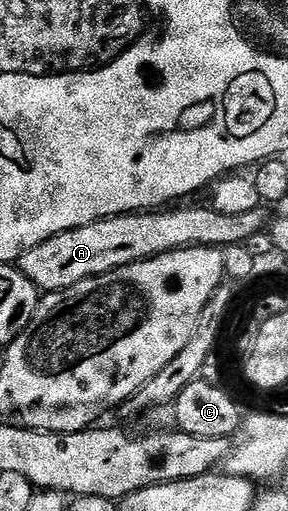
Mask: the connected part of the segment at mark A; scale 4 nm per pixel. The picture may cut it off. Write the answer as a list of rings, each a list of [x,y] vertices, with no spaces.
[[[263,205],[251,209],[249,213],[220,213],[213,206],[206,207],[182,207],[179,211],[174,209],[162,209],[157,213],[131,213],[129,215],[114,215],[110,219],[101,219],[92,225],[84,225],[80,229],[68,229],[64,233],[56,233],[48,237],[48,241],[40,241],[40,245],[32,245],[28,253],[18,258],[16,264],[18,270],[32,281],[32,285],[38,287],[39,292],[49,293],[52,291],[63,291],[88,277],[103,275],[109,271],[120,269],[124,265],[132,265],[141,259],[151,259],[157,255],[163,255],[169,251],[179,251],[181,247],[217,247],[225,249],[245,243],[248,237],[267,230],[272,222],[271,208]]]

